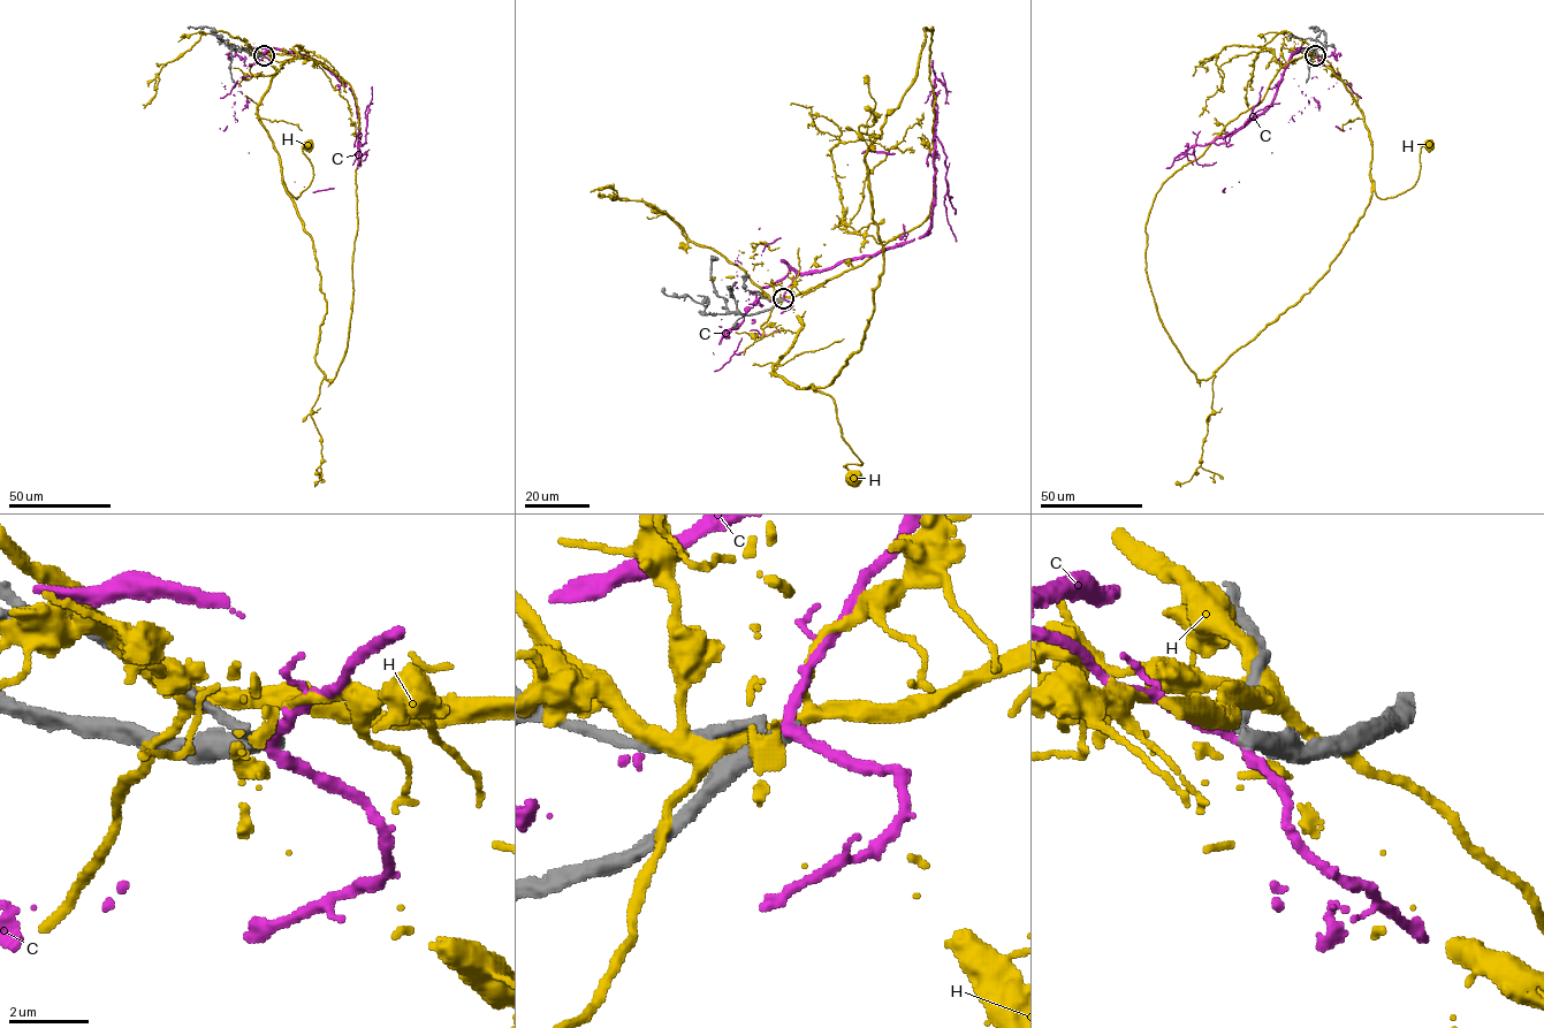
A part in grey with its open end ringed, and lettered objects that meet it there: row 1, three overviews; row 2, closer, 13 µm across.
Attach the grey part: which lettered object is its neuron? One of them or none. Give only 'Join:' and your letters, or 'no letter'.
Join: no letter

